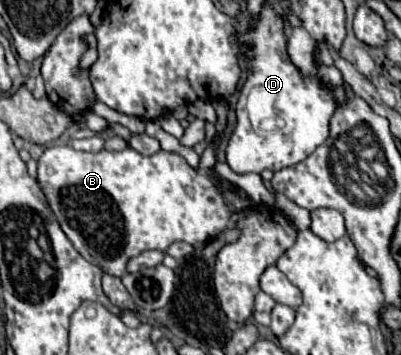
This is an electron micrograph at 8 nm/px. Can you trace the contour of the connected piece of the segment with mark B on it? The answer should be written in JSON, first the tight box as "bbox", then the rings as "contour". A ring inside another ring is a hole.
{"bbox":[38,145,230,277],"contour":[[[54,145],[48,147],[38,159],[38,183],[62,231],[72,241],[76,251],[86,261],[98,265],[104,273],[116,277],[126,275],[126,261],[140,251],[166,251],[174,241],[202,247],[218,233],[228,229],[230,223],[230,211],[212,181],[204,173],[194,171],[186,159],[176,153],[158,151],[144,157],[130,147],[124,151],[102,149],[98,153],[86,153],[76,151],[70,145]]]}

